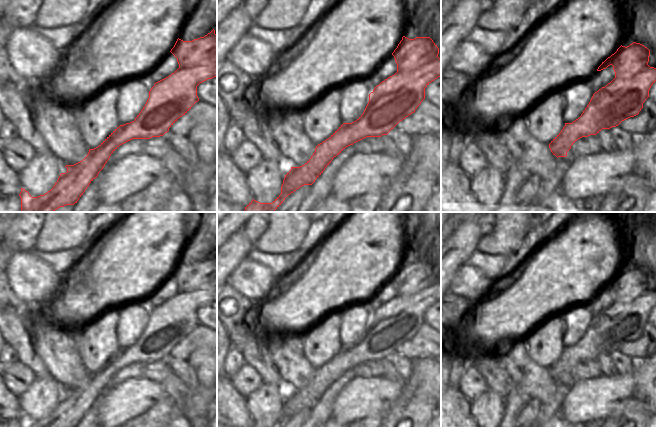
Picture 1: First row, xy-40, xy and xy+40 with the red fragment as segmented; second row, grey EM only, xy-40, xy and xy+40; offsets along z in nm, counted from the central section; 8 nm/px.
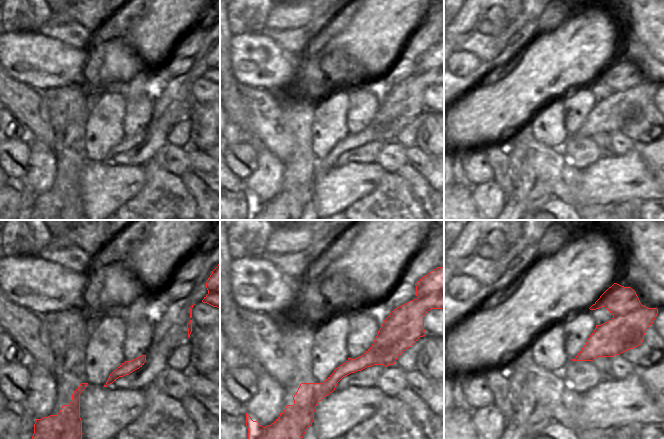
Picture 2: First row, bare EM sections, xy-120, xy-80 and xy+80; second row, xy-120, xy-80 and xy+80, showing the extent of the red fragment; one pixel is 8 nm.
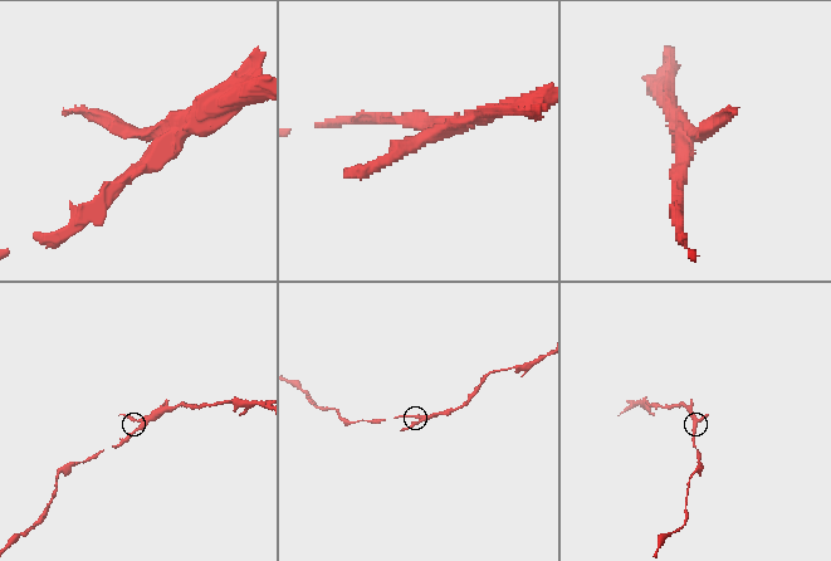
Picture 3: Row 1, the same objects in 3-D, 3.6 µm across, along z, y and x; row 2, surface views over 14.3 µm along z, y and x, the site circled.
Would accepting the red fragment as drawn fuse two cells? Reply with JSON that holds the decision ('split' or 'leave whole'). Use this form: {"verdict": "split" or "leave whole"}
{"verdict": "split"}

